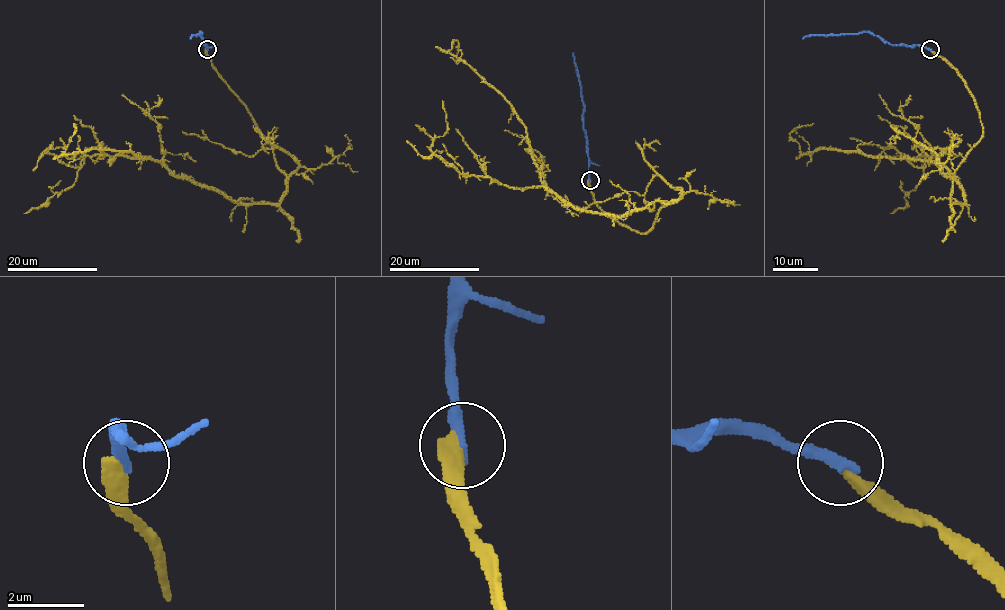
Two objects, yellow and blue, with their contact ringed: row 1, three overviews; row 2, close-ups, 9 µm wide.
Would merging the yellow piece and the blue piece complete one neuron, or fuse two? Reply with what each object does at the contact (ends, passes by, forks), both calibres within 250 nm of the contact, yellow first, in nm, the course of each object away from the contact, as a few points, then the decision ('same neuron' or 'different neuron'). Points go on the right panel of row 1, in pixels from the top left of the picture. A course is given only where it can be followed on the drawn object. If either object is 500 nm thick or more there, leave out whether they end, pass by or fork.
yellow ends; blue ends; calibres 360 and 320 nm; course yellow (929, 49), (982, 125), (953, 176), (962, 204), (933, 161), (802, 153), (790, 133), (812, 123); course blue (929, 49), (889, 44), (867, 32), (806, 35), (802, 39); different neuron

